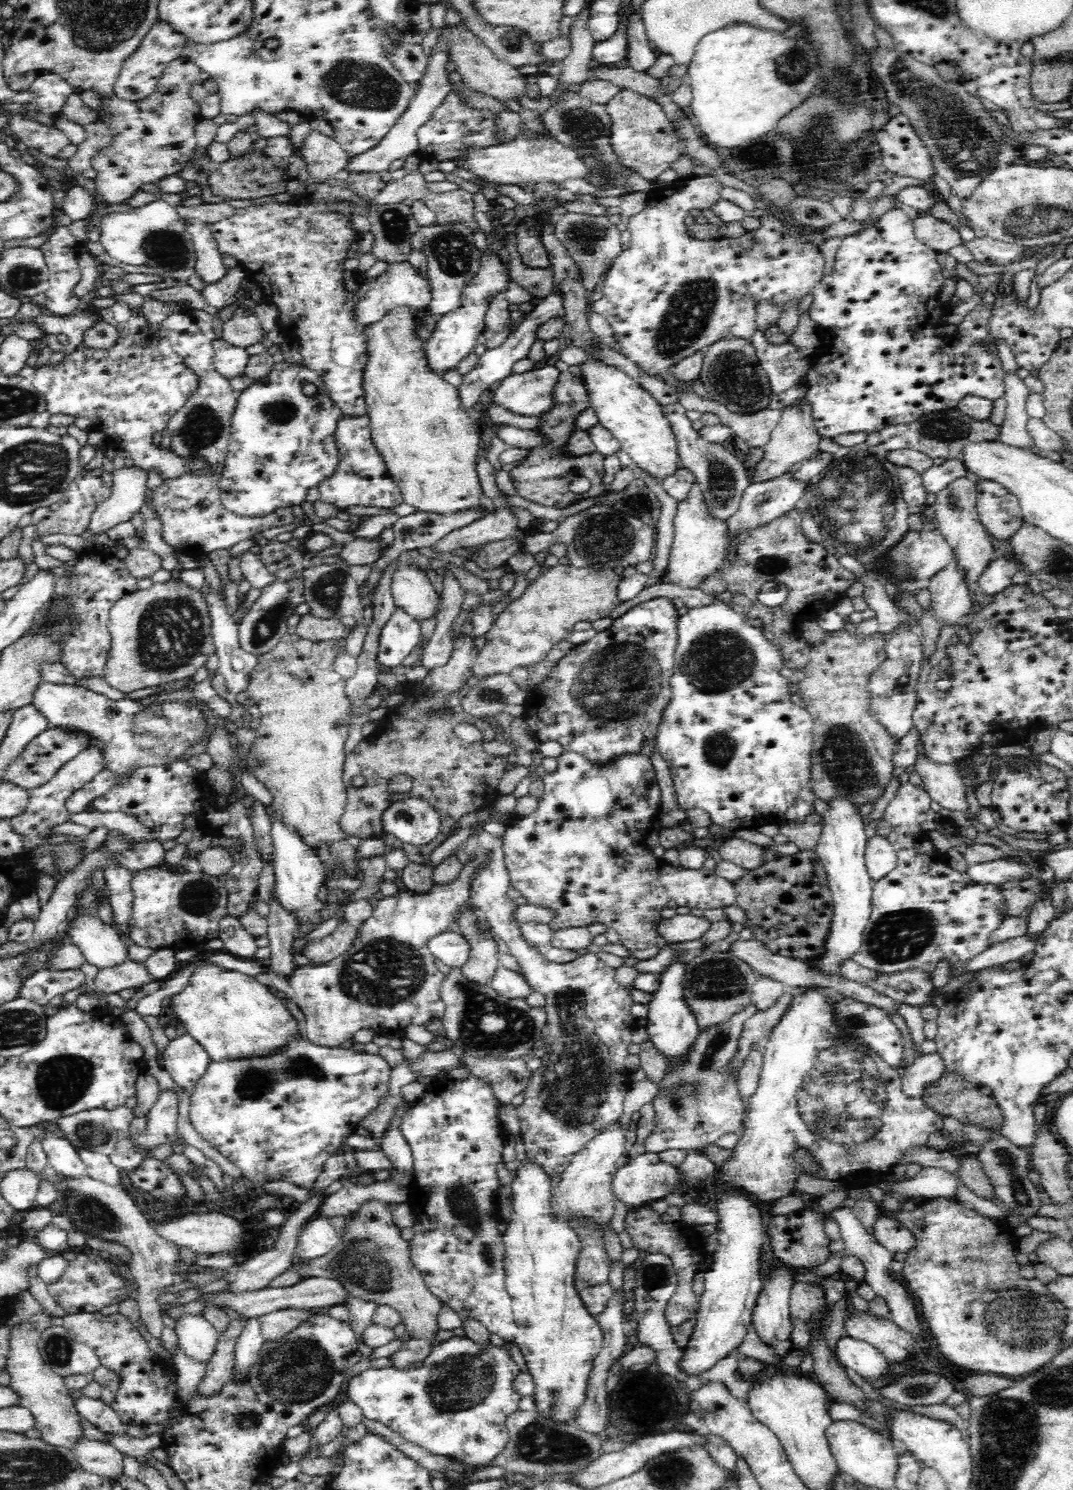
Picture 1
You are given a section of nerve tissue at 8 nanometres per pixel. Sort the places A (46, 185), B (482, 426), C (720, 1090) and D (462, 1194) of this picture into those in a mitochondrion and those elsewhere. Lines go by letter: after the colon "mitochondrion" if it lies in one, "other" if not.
A: other
B: other
C: mitochondrion
D: mitochondrion

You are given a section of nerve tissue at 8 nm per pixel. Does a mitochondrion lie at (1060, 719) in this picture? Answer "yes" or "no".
no

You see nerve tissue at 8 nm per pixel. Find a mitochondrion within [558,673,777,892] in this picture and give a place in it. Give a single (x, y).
(720, 747)

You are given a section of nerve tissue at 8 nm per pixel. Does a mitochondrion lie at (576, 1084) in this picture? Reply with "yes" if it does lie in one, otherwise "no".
yes

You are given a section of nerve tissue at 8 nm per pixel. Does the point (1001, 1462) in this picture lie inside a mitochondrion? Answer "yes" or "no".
yes

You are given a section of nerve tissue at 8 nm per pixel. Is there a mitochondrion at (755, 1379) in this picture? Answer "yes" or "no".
no

